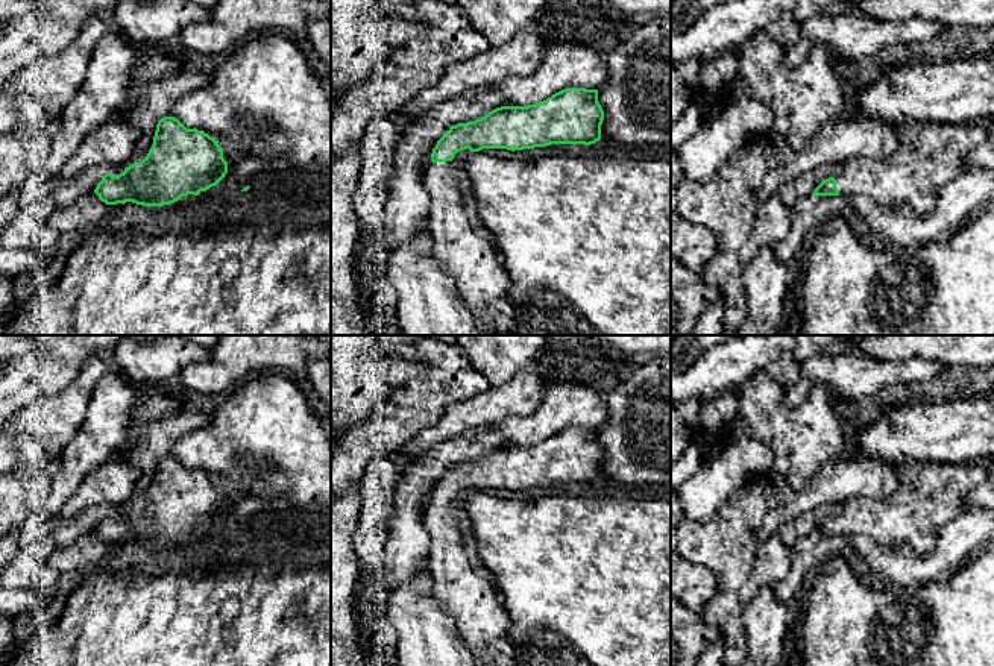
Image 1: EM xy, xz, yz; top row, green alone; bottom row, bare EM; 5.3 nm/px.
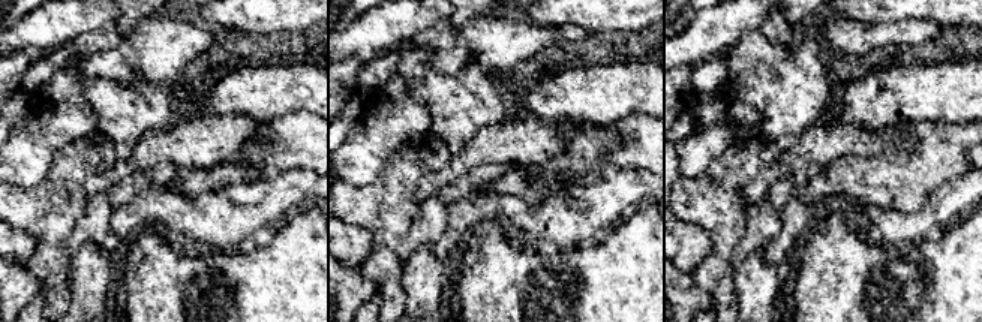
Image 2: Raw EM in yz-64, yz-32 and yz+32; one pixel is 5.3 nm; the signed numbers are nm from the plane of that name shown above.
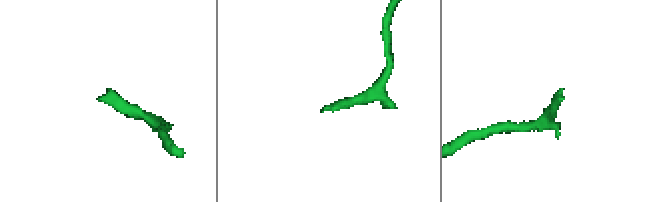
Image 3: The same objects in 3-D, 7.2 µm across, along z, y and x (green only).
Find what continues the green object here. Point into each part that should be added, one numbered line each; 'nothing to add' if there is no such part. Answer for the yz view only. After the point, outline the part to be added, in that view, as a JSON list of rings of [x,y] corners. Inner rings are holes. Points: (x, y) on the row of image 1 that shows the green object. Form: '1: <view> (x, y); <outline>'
1: yz (931, 155); [[[909,121],[897,126],[897,137],[898,149],[886,159],[856,158],[841,164],[842,170],[835,177],[841,196],[865,196],[879,203],[906,202],[918,212],[929,211],[938,188],[974,167],[968,161],[968,155],[988,138],[988,130],[983,126],[968,123]]]

